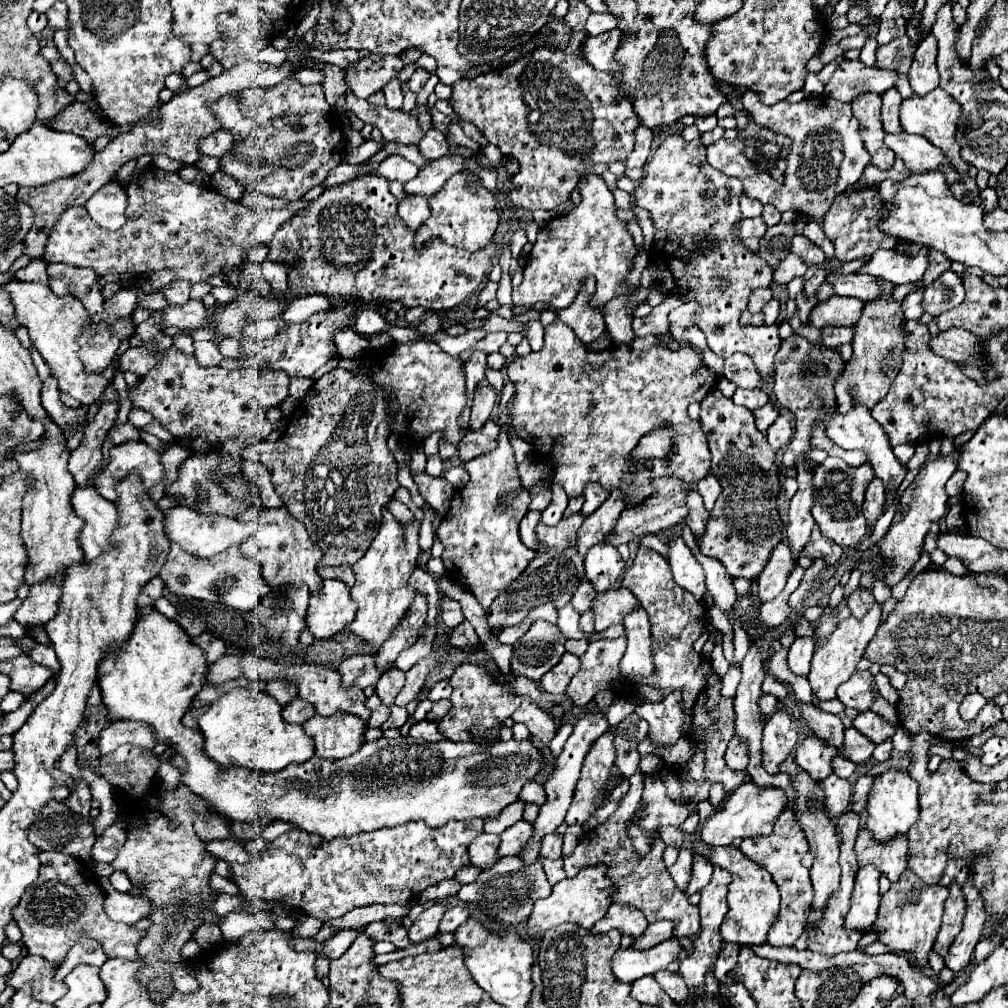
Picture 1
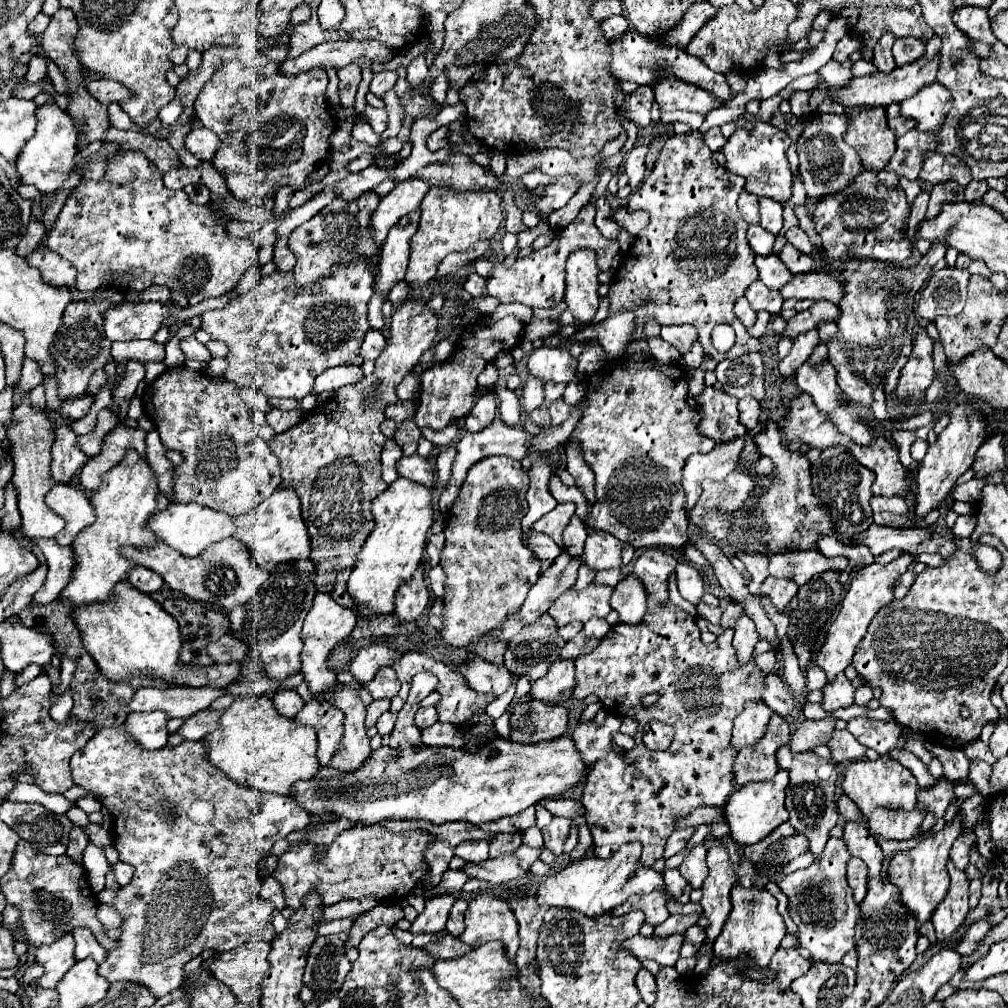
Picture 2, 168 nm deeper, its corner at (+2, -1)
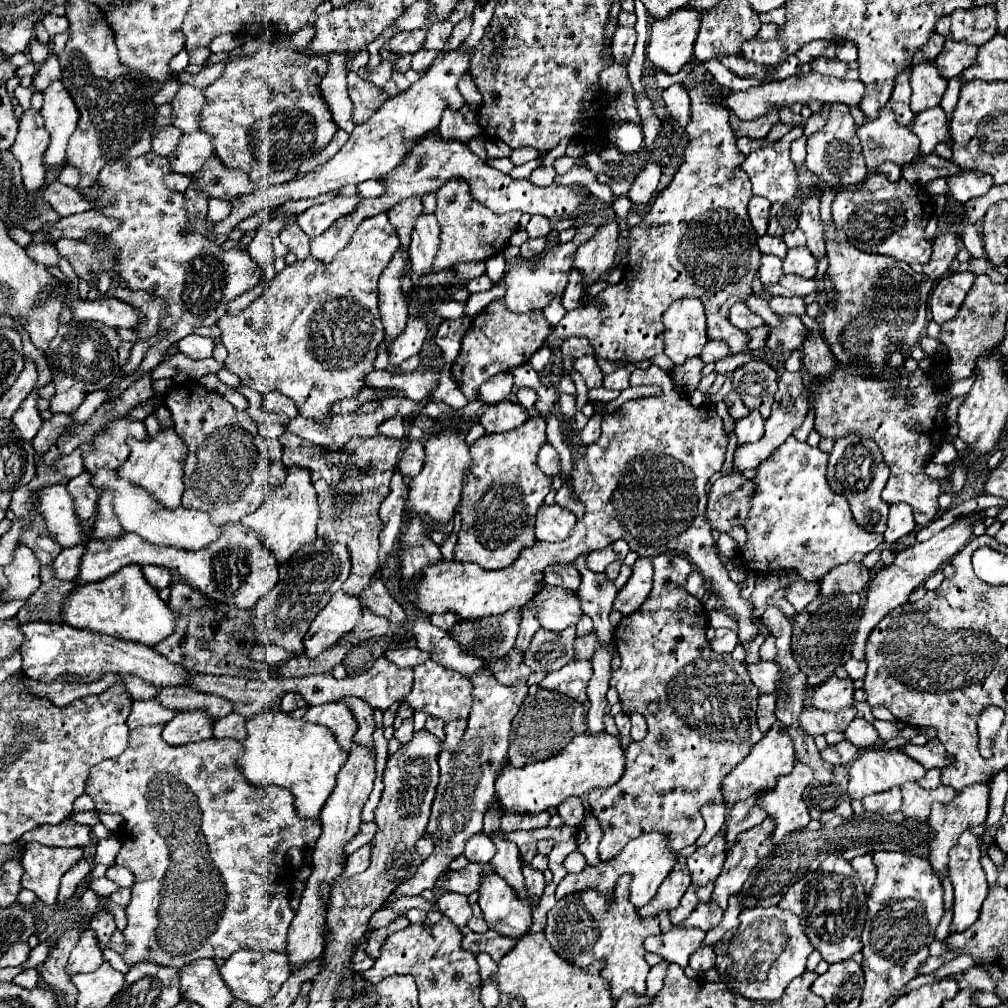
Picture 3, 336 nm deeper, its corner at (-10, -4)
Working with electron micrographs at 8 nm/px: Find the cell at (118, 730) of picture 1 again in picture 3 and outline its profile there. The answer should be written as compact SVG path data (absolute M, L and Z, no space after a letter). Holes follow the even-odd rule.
M206 711L178 713L170 723L166 723L162 737L168 745L186 745L202 739L210 739L214 721Z

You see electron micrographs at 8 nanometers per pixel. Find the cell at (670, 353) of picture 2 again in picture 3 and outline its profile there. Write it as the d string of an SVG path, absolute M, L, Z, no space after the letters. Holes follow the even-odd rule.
M688 297L674 301L662 315L664 353L674 365L682 365L690 357L700 355L706 337L706 317L700 299Z

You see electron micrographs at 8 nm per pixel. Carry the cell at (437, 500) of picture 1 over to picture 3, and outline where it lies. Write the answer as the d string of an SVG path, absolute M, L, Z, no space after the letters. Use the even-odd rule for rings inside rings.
M410 441L400 455L398 469L402 475L414 477L422 471L422 467L424 467L424 445L420 441Z

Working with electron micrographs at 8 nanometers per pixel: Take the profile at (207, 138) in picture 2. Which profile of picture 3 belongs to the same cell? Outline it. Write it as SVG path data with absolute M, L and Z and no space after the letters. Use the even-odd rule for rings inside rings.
M194 131L180 137L178 147L172 151L168 161L174 173L194 175L212 153L214 153L212 137L208 137L204 131Z

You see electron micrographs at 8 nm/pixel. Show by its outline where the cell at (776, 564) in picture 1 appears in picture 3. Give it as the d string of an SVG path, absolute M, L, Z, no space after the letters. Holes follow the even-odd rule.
M716 629L714 639L710 639L710 647L716 653L730 653L738 645L738 635L732 629Z

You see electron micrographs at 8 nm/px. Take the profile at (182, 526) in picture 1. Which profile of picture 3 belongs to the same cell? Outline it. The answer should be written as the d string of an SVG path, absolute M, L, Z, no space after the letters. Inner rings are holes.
M96 471L96 475L92 475L90 479L90 485L98 491L110 489L114 497L112 509L120 525L124 527L124 531L136 533L142 539L148 539L150 543L172 545L186 551L200 551L212 541L216 541L220 535L218 527L210 523L210 517L204 511L194 511L194 509L184 509L184 507L178 507L178 509L160 507L160 503L156 503L156 499L148 495L148 491L144 491L142 487L136 487L134 483L128 483L126 479L120 479L116 471Z

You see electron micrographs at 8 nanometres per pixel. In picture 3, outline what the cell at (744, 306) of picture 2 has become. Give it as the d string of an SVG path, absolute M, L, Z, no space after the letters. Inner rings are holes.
M736 303L732 305L732 311L728 315L728 321L734 325L734 327L740 327L740 329L754 329L754 327L760 327L764 321L754 315L744 303Z

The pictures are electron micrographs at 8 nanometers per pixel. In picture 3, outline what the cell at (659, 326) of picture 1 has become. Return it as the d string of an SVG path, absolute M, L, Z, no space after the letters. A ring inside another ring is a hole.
M708 341L706 347L700 353L700 359L704 363L716 363L716 361L720 361L724 357L730 357L730 355L732 355L732 351L724 341Z

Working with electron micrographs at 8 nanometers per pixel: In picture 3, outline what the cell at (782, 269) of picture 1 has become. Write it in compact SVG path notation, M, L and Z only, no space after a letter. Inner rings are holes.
M762 255L760 257L760 281L764 285L772 285L778 283L778 279L782 277L782 261L774 255Z

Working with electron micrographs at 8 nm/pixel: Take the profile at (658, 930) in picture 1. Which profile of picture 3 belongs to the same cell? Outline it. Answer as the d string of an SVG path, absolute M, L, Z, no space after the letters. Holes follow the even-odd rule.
M708 901L708 903L698 903L696 909L680 923L684 927L696 927L702 931L708 931L712 927L716 927L722 921L722 909L716 907L716 903Z

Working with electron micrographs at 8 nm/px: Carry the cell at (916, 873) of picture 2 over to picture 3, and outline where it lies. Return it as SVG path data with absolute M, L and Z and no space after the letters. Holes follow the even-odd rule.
M974 783L972 787L966 787L956 793L956 797L950 803L934 803L932 815L930 815L930 827L936 831L936 839L932 841L930 849L930 863L934 867L934 873L942 879L948 875L948 851L956 845L956 839L960 837L960 831L970 829L970 825L982 825L988 815L988 801L990 801L990 783Z

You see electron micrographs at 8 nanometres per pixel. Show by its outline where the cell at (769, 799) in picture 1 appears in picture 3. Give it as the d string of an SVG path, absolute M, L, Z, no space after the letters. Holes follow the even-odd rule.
M796 763L794 771L780 777L776 789L758 801L758 805L776 821L776 831L772 835L774 843L778 843L786 833L802 829L810 823L802 793L812 781L812 775L814 771L808 765Z

